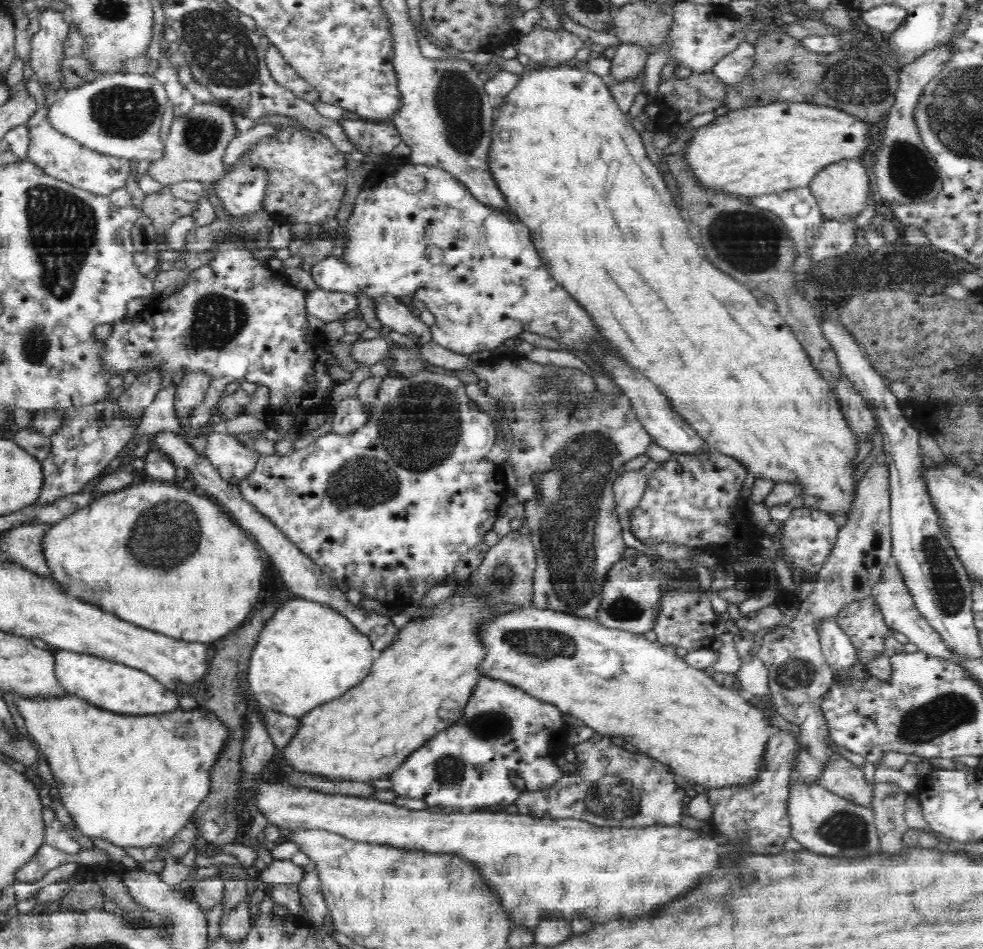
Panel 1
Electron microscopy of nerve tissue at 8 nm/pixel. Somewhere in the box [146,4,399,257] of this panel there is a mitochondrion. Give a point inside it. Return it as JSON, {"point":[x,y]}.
{"point":[222,52]}

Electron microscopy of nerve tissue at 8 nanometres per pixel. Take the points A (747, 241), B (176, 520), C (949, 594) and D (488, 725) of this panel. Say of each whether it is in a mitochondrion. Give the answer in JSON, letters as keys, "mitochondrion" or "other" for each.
{"A":"mitochondrion","B":"mitochondrion","C":"mitochondrion","D":"mitochondrion"}

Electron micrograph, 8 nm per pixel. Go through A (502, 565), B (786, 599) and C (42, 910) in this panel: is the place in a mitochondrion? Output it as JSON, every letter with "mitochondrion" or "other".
{"A":"mitochondrion","B":"other","C":"other"}

